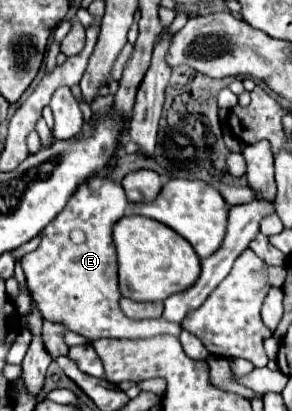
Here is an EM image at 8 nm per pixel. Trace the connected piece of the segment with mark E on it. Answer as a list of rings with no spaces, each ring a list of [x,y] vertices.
[[[97,174],[97,178],[85,182],[85,186],[73,194],[65,210],[45,226],[45,238],[37,250],[23,256],[21,266],[25,270],[29,290],[33,292],[45,320],[61,322],[89,340],[181,334],[181,326],[175,322],[165,322],[163,318],[133,322],[125,318],[119,308],[121,292],[117,288],[117,260],[111,234],[115,222],[125,214],[127,204],[123,186],[103,180],[103,174]]]

